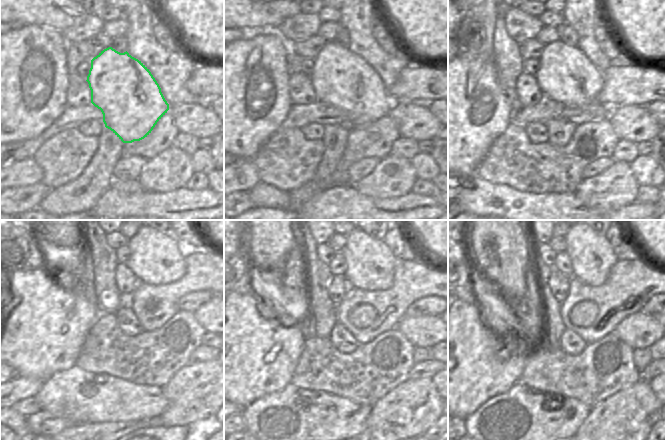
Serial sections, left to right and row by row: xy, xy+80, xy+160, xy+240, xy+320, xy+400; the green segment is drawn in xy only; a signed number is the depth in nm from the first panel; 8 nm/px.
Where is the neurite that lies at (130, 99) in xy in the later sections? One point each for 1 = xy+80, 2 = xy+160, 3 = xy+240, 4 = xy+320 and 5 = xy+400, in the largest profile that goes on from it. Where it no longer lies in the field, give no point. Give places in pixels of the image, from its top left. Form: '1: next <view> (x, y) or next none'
1: next xy+80 (341, 79)
2: next xy+160 (565, 75)
3: next xy+240 (154, 259)
4: next xy+320 (370, 263)
5: next xy+400 (592, 256)

